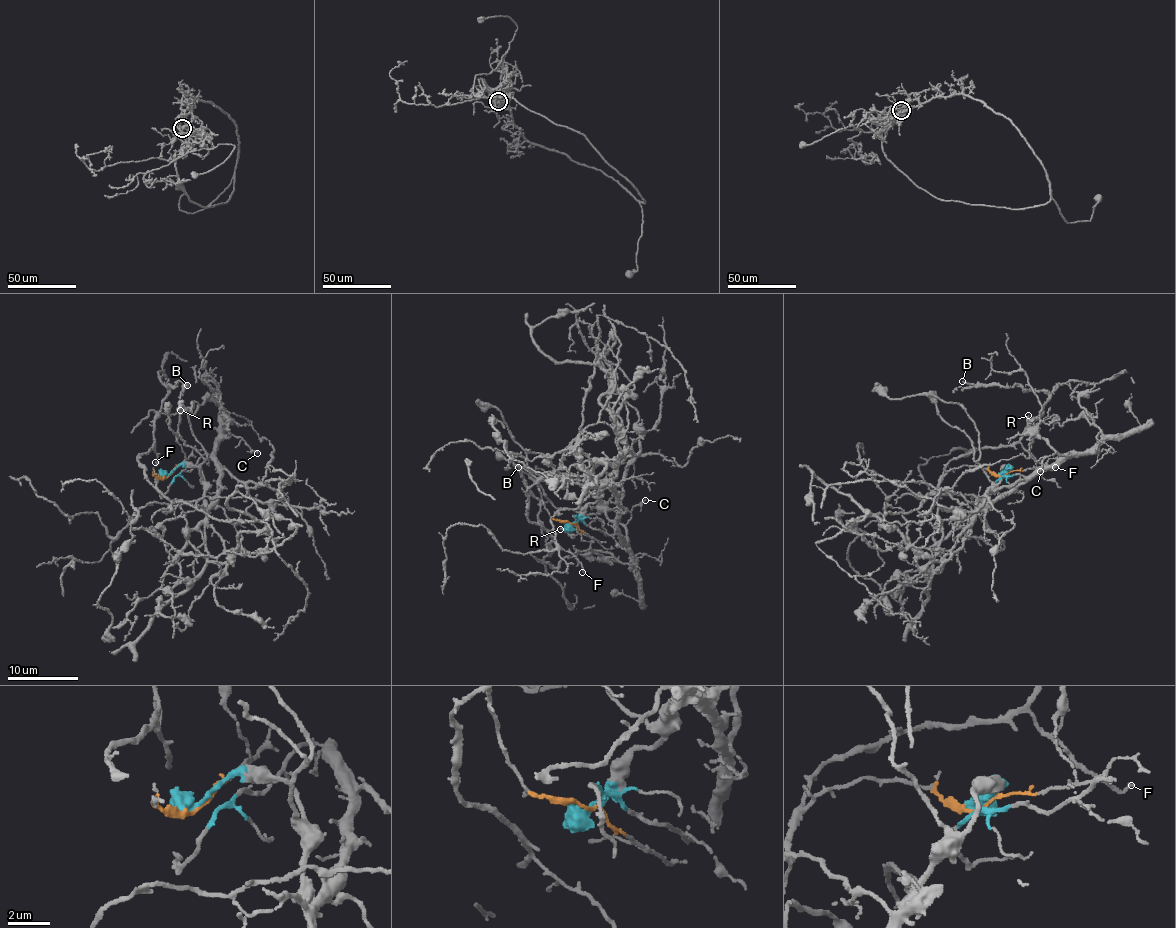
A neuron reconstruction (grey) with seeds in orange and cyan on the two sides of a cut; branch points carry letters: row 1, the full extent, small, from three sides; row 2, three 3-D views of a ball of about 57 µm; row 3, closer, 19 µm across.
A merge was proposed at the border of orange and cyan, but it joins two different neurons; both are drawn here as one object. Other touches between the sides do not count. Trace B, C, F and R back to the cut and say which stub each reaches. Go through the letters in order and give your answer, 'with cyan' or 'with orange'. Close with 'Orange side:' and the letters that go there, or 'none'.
B: with orange
C: with cyan
F: with orange
R: with orange
Orange side: B, F, R

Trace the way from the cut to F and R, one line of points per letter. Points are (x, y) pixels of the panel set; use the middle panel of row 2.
F: (573, 523), (550, 516), (536, 483), (530, 486), (529, 521), (542, 523), (578, 559), (583, 572)
R: (573, 523), (576, 523), (592, 539), (584, 534), (568, 535), (560, 529)

